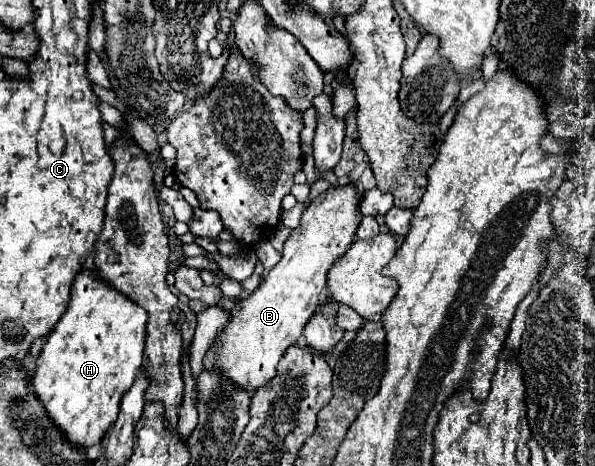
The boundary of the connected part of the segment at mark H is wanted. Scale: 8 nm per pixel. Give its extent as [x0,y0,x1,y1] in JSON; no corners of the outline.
[32,268,148,448]

